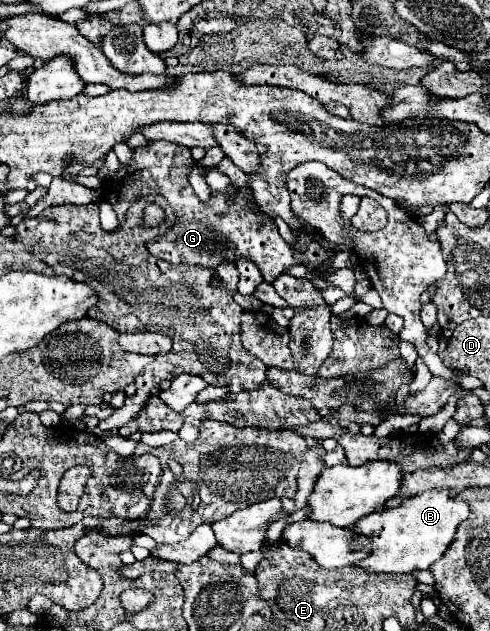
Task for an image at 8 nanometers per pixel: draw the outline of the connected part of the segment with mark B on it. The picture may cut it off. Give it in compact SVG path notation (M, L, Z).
M428 490L406 498L400 506L384 512L374 512L354 524L356 532L372 536L372 554L358 564L368 572L412 574L414 570L428 570L448 550L458 526L470 516L470 506L456 500L448 490Z

